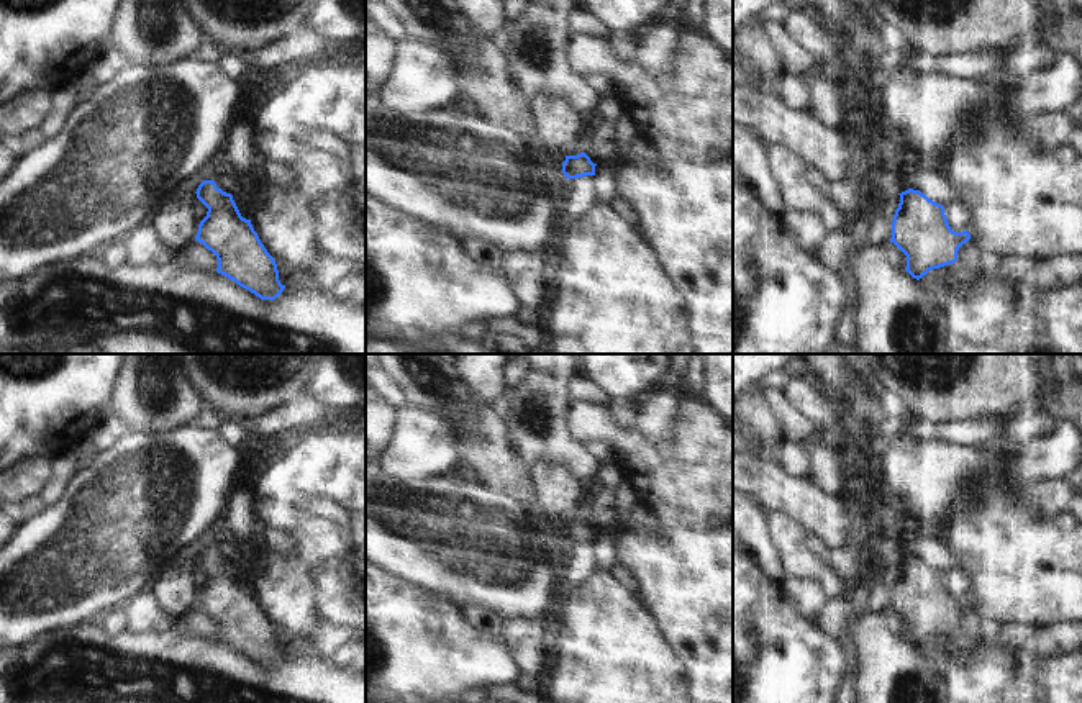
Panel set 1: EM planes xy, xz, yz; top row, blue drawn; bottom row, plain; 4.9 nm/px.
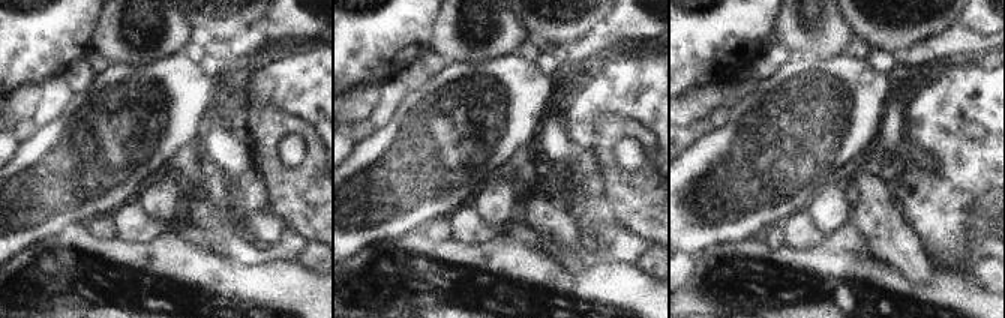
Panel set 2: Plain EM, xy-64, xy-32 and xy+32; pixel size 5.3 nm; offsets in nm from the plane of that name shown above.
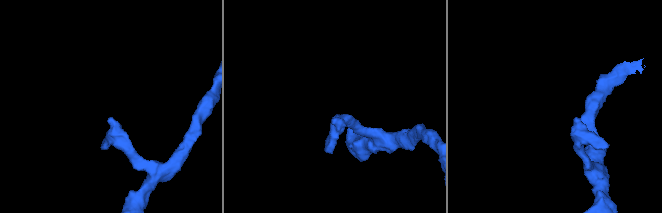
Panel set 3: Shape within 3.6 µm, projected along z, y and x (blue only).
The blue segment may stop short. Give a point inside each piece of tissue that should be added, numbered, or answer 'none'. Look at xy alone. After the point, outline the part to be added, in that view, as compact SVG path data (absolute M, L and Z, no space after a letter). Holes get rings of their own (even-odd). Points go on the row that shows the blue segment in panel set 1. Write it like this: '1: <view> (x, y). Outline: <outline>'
1: xy (210, 169). Outline: M208 161L205 166L202 166L202 182L203 180L213 180L213 177L218 174L220 167L213 162Z

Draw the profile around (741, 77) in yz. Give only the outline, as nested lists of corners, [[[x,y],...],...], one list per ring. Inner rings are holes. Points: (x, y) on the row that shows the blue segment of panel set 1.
[[[733,46],[733,87],[743,88],[754,84],[754,80],[749,75],[748,67],[744,66],[739,52]]]

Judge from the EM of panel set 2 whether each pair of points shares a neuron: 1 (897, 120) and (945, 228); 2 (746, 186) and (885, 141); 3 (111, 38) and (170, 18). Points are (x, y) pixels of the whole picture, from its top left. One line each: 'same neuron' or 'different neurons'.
1: different neurons
2: different neurons
3: same neuron

